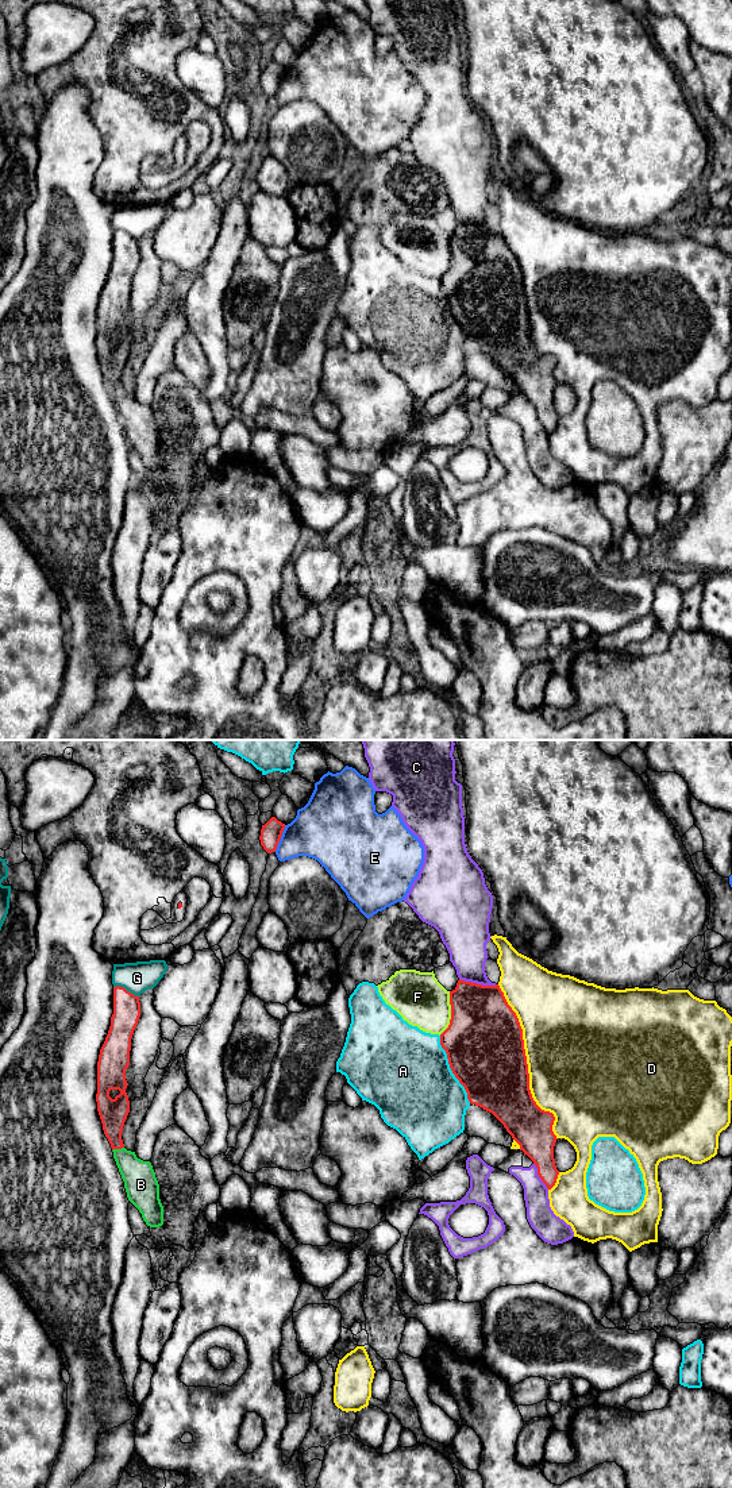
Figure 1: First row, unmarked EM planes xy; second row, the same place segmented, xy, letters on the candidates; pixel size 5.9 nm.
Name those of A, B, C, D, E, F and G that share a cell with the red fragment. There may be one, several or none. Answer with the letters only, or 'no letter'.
B

